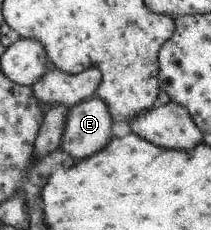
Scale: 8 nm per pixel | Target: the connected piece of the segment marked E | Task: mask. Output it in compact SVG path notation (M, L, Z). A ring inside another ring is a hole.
M98 96L69 108L60 149L76 160L100 152L113 138L109 106Z

